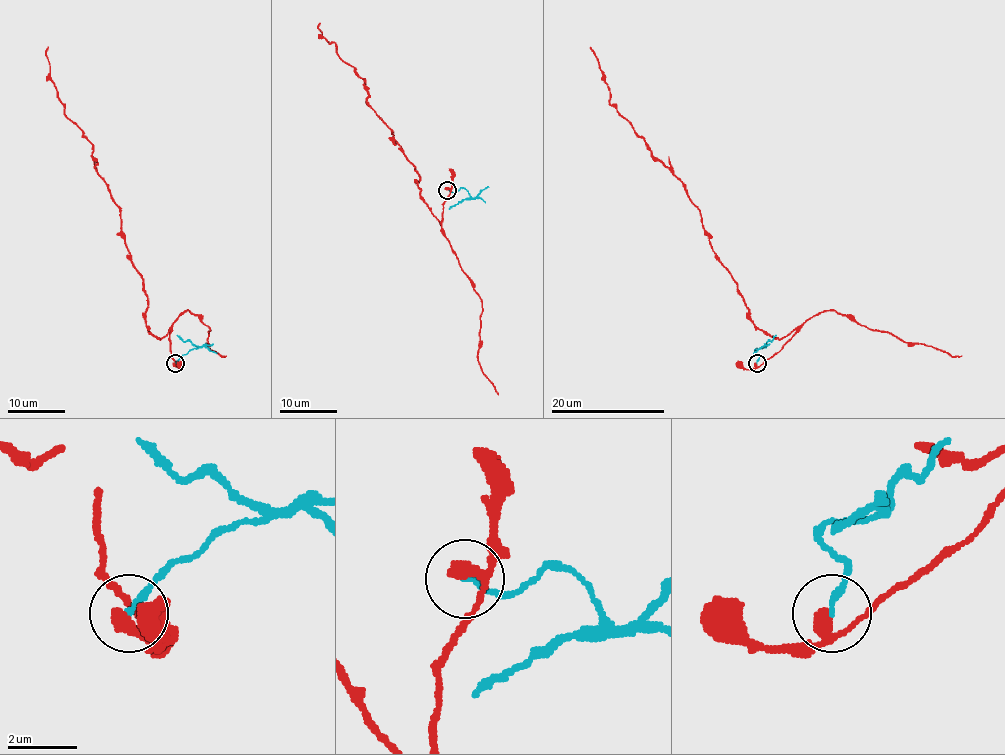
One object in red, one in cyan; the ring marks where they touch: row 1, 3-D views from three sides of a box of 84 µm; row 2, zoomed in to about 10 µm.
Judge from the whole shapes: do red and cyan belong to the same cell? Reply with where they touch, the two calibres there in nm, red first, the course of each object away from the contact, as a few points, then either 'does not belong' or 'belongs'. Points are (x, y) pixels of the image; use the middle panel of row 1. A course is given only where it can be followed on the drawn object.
place (447, 190); calibres 320 and 170 nm; course red (447, 190), (441, 227), (420, 194), (420, 176), (369, 105), (363, 80), (322, 35), (320, 24); course cyan (447, 190), (463, 189), (470, 196), (448, 209); does not belong

